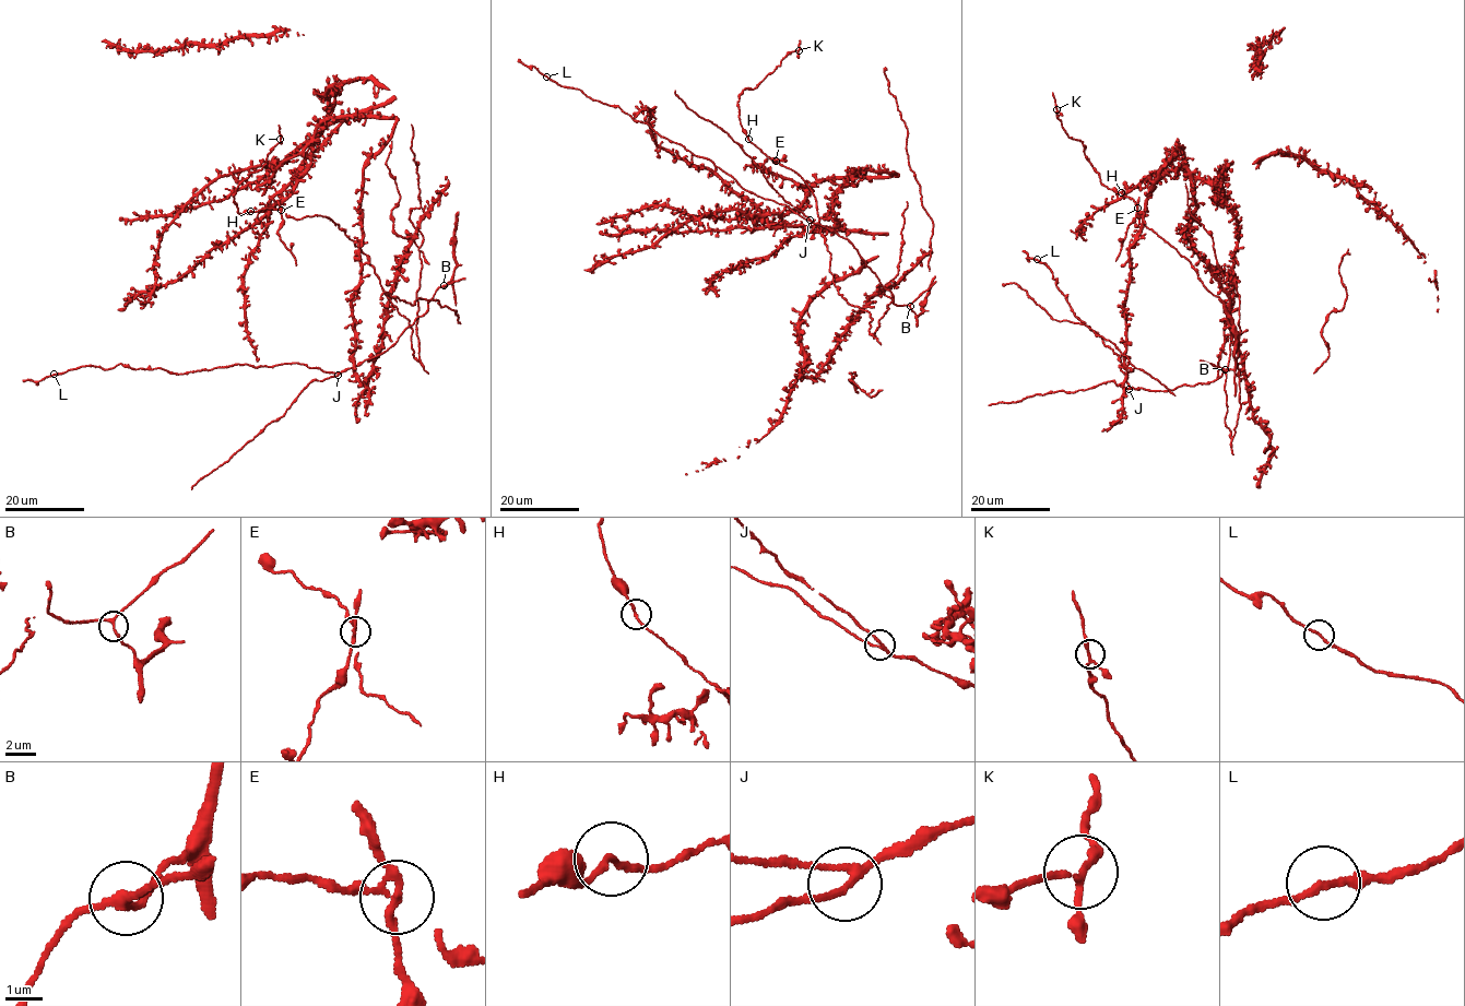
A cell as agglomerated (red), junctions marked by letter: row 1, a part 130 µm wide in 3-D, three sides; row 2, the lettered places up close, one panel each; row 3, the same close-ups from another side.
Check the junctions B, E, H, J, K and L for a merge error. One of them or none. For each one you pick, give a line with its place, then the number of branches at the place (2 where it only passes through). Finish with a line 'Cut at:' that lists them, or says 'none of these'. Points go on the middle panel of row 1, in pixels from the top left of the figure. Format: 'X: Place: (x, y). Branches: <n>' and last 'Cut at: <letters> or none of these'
E: Place: (776, 161). Branches: 3
Cut at: E

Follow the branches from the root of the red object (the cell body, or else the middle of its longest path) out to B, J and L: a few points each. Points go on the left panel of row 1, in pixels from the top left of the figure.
B: (303, 150), (326, 119), (394, 120), (364, 169), (347, 368), (384, 353), (444, 285)
J: (303, 150), (326, 119), (394, 120), (391, 137), (364, 169), (361, 280), (352, 298), (355, 370), (338, 375)
L: (303, 150), (326, 119), (394, 120), (364, 169), (355, 370), (292, 363), (178, 374), (118, 364), (54, 375)

